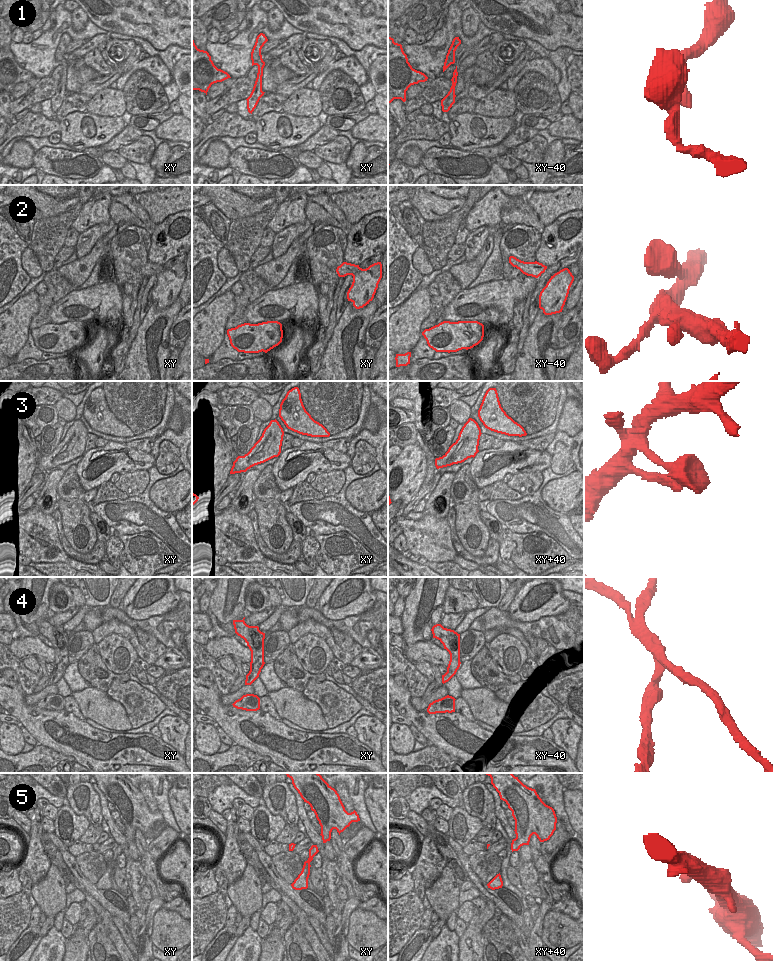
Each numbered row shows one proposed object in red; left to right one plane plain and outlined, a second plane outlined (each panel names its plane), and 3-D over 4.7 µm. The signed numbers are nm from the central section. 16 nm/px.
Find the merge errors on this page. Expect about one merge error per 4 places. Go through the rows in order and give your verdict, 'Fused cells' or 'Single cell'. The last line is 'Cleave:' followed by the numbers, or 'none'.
1: Single cell
2: Single cell
3: Single cell
4: Fused cells
5: Single cell
Cleave: 4

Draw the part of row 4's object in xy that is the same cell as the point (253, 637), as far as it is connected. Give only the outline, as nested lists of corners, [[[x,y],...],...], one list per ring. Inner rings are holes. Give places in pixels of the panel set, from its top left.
[[[233,620],[235,633],[243,638],[249,645],[249,649],[256,646],[264,647],[265,633],[258,628],[252,628],[244,620]]]

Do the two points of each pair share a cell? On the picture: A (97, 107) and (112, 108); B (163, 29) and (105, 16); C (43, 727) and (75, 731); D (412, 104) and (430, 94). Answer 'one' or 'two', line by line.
A: one
B: one
C: one
D: one

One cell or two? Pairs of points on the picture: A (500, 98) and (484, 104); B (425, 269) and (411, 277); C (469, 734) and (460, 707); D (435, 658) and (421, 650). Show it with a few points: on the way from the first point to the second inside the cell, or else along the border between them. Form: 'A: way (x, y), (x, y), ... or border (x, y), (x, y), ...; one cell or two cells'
A: way (496, 102), (488, 104); one cell
B: border (415, 249), (412, 255), (412, 265), (423, 275); two cells
C: border (455, 711), (474, 721); two cells
D: way (432, 655), (424, 650); one cell

